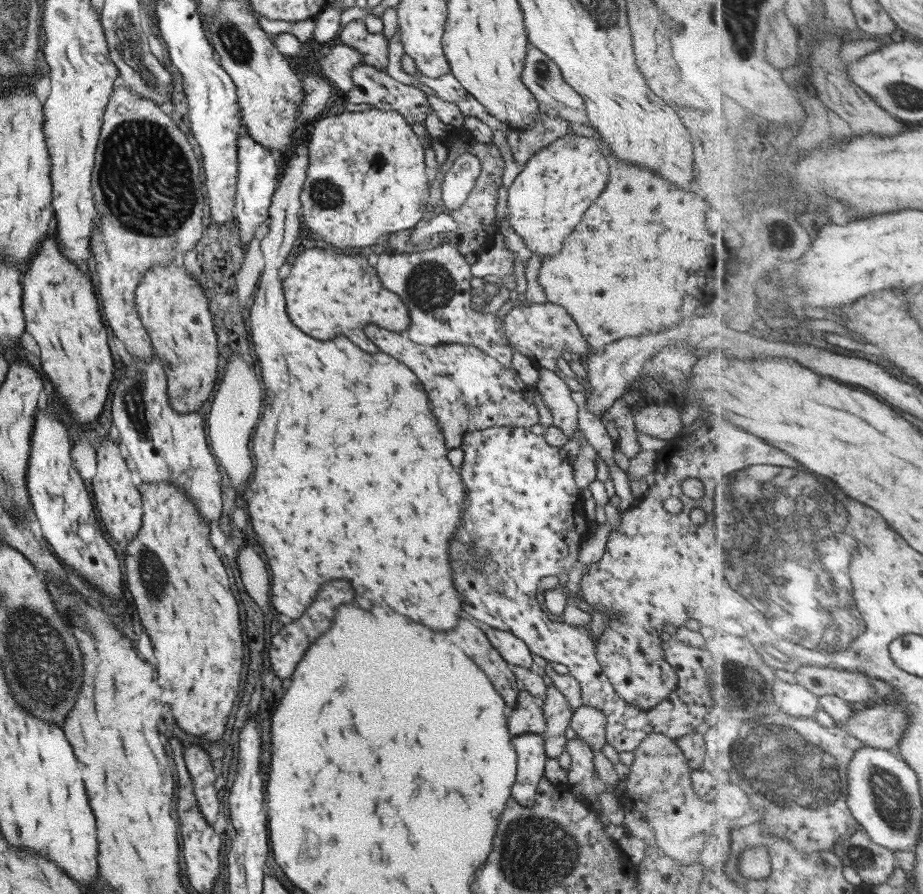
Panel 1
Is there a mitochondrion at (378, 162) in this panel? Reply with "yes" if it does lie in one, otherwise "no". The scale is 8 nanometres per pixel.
yes

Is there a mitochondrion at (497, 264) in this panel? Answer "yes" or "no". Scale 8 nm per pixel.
no

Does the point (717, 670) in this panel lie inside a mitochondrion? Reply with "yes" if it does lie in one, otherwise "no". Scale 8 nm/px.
yes

